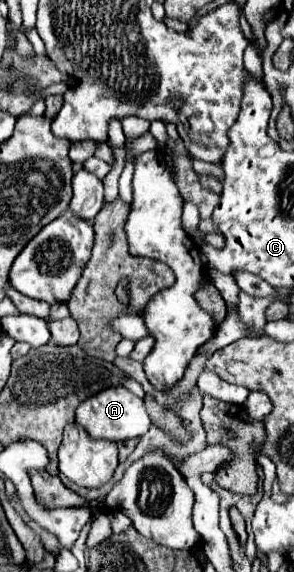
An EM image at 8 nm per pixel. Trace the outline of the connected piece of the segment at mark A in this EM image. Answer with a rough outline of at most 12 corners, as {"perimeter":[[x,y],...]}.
{"perimeter":[[123,386],[97,392],[75,418],[93,438],[141,438],[143,398]]}

